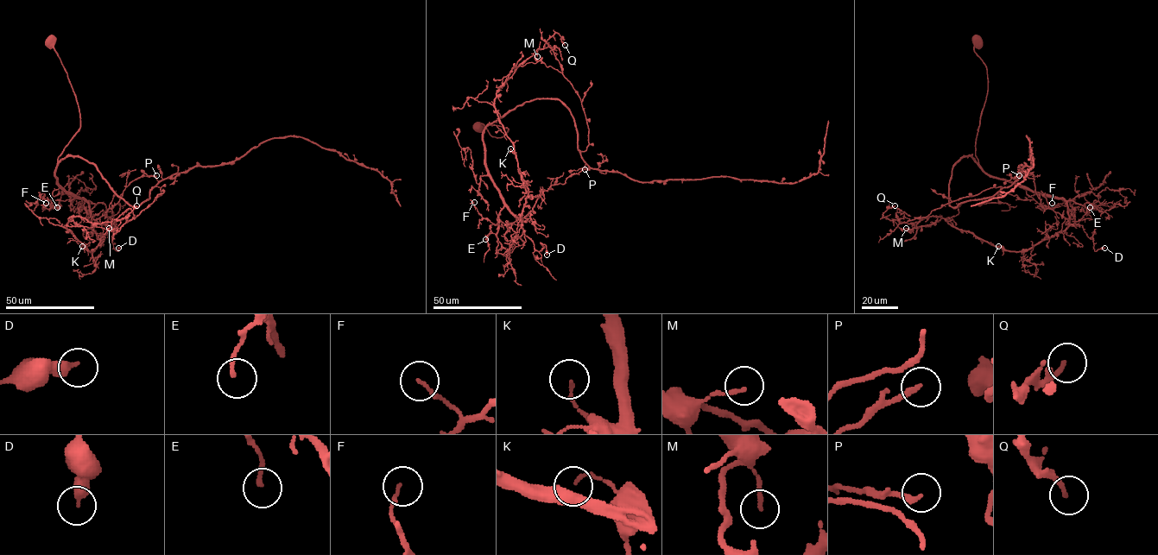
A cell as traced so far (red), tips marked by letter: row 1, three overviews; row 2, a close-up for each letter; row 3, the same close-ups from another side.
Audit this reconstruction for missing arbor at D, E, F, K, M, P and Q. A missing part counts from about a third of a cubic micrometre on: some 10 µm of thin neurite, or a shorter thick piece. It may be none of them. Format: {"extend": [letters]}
{"extend": []}

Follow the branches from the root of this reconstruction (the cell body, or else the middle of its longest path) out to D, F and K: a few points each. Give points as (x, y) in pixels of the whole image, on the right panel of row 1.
D: (977, 41), (988, 81), (978, 166), (1041, 193), (1090, 203), (1103, 212), (1093, 248), (1104, 248)
F: (977, 41), (974, 51), (988, 81), (975, 145), (978, 166), (1041, 193), (1074, 199), (1052, 203)
K: (977, 41), (988, 81), (978, 166), (1060, 198), (1069, 214), (1064, 230), (1028, 249), (998, 246)

